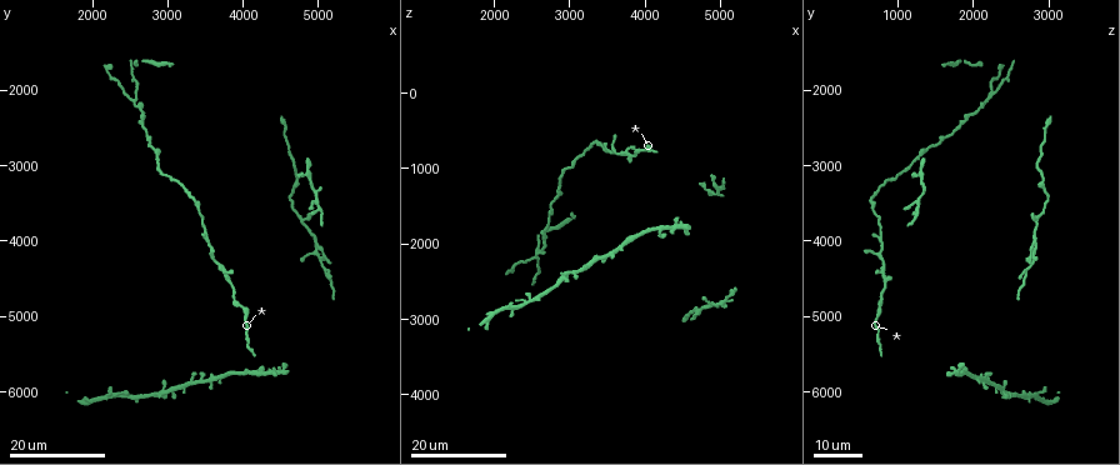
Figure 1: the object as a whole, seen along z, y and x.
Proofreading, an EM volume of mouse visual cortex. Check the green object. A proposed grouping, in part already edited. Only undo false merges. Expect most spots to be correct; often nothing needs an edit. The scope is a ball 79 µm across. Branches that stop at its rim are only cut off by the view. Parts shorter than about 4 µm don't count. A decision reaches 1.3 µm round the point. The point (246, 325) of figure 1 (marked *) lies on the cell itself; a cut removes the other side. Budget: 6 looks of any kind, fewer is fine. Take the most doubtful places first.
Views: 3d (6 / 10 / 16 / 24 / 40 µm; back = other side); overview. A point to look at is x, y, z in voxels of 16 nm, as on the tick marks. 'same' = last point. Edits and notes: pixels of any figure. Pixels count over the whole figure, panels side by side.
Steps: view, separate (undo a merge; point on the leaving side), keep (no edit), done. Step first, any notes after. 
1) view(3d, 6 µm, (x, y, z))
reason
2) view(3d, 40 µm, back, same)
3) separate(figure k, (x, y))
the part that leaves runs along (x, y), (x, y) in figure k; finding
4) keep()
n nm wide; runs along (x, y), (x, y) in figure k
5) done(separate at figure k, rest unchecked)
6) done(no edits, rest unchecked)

view(3d, 24 µm, (3750, 4400, 800))
two arms at a narrow angle

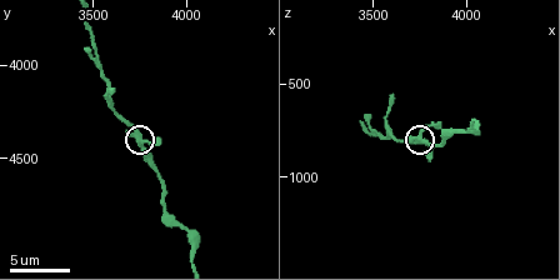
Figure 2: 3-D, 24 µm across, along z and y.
view(3d, 10 µm, (3740, 4400, 780))
closer look

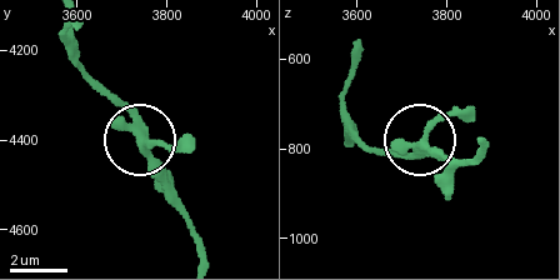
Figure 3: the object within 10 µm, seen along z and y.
keep()
4 arms; runs along (483, 139), (471, 159), (424, 139), (474, 120) in figure 3; continuous, no second cell

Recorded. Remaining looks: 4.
view(3d, 16 µm, (2550, 2150, 2150))
three-way junction

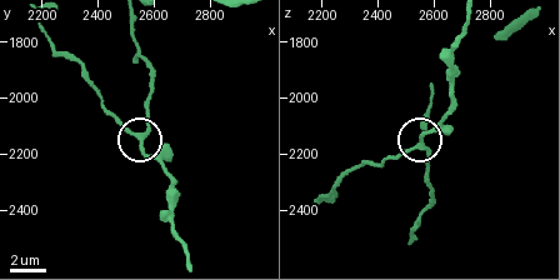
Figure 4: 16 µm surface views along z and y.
view(3d, 10 µm, (2550, 2140, 2170))
closer look

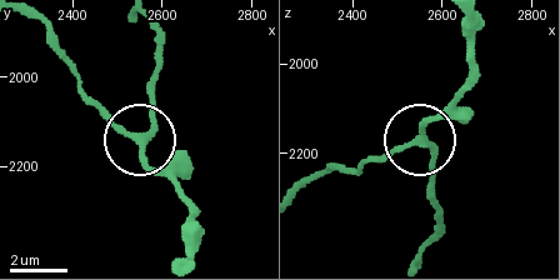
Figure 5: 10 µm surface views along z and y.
keep()
220 nm wide; runs along (191, 256), (189, 206), (155, 170), (141, 141), (149, 79) in figure 5; all the same cell

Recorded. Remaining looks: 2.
view(3d, 16 µm, (3400, 3550, 700))
sudden change in width

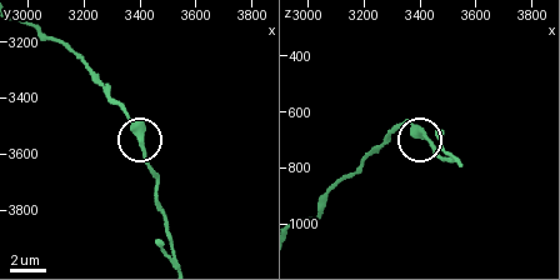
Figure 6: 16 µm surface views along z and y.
view(3d, 6 µm, (3410, 3580, 680))

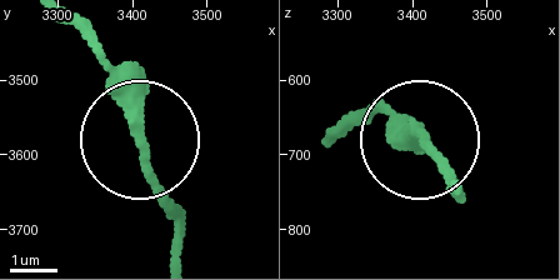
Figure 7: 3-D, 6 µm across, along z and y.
keep()
runs along (461, 186), (378, 114) in figure 7; all the same cell

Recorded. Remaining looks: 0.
done(no edits, rest unchecked)

